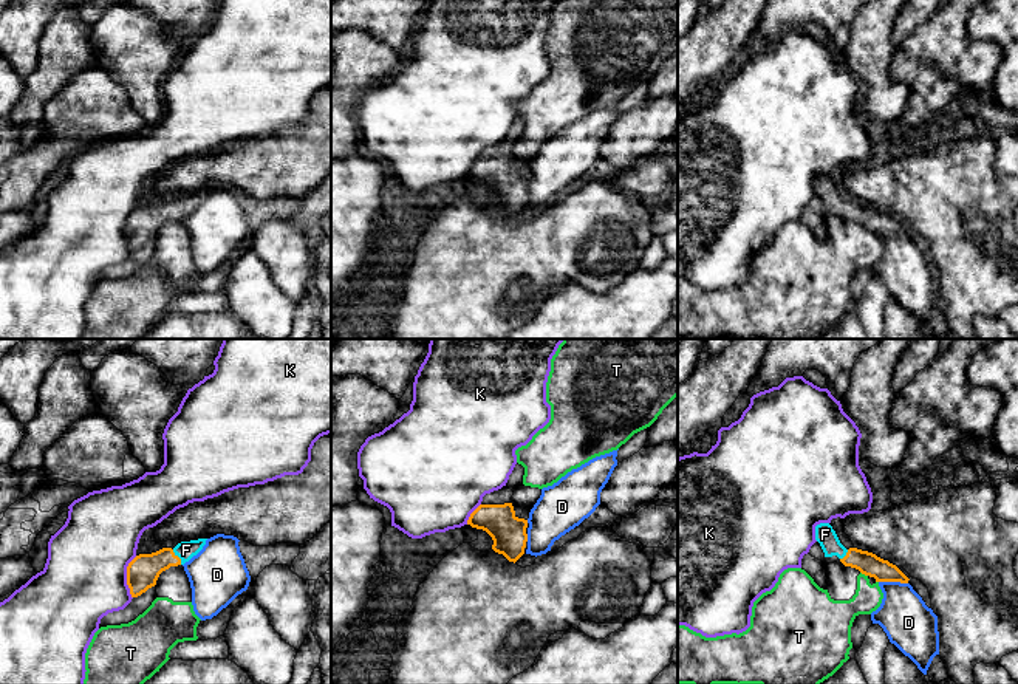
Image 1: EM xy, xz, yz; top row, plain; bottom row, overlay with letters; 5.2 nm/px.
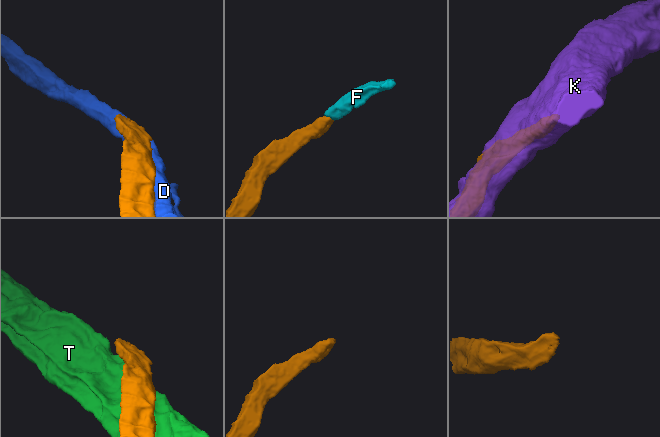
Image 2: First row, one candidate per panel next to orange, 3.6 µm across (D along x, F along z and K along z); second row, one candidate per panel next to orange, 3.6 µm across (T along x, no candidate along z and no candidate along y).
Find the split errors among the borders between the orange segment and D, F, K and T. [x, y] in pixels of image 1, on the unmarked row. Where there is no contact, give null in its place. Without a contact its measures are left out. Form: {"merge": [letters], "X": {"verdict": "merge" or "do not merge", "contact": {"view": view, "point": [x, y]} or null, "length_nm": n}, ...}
{"merge": ["F"], "D": {"verdict": "do not merge", "contact": {"view": "yz", "point": [893, 234]}, "length_nm": 150}, "F": {"verdict": "merge", "contact": {"view": "xy", "point": [178, 211]}, "length_nm": 90}, "K": {"verdict": "do not merge", "contact": {"view": "xy", "point": [127, 231]}, "length_nm": 220}, "T": {"verdict": "do not merge", "contact": {"view": "yz", "point": [864, 226]}, "length_nm": 50}}

